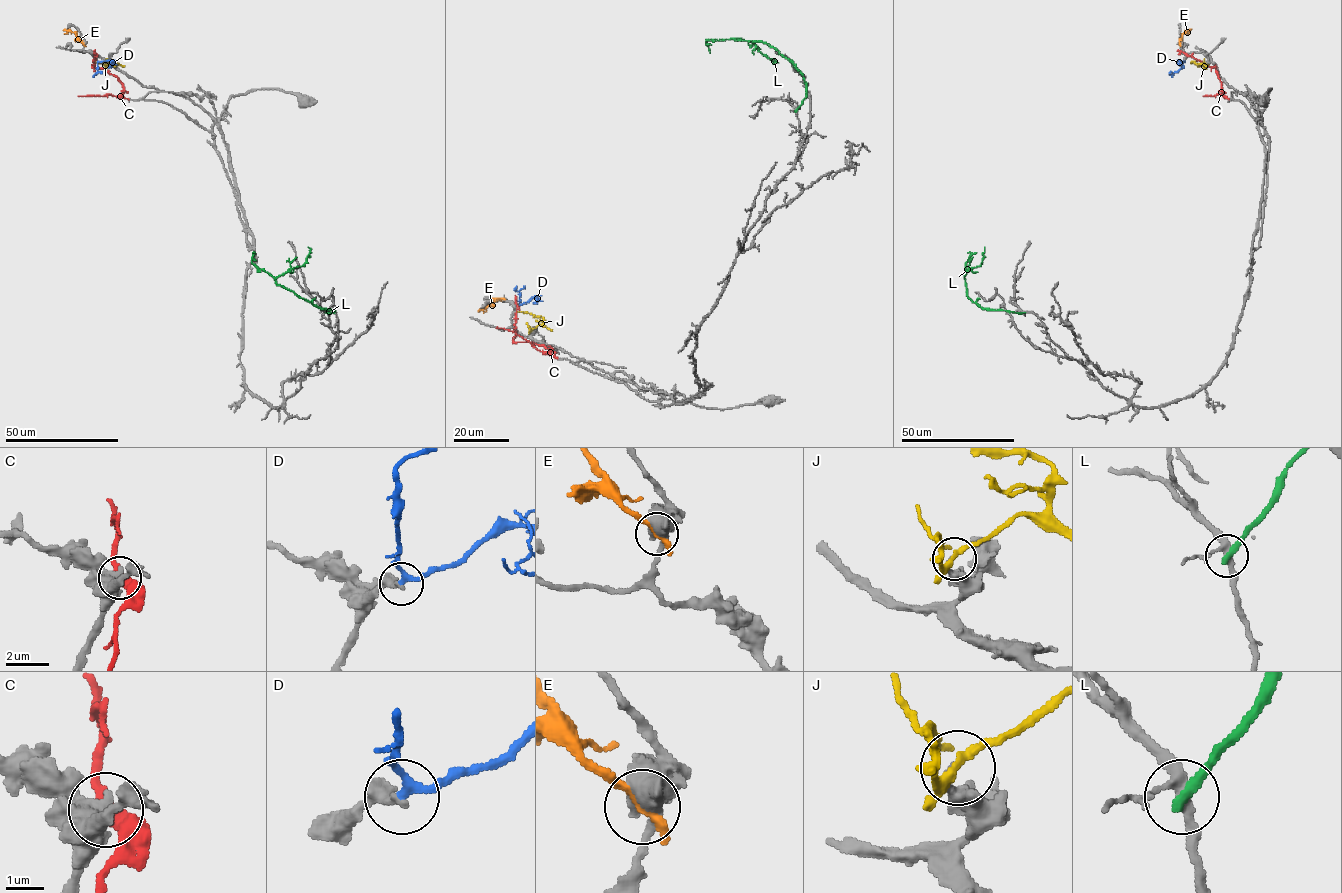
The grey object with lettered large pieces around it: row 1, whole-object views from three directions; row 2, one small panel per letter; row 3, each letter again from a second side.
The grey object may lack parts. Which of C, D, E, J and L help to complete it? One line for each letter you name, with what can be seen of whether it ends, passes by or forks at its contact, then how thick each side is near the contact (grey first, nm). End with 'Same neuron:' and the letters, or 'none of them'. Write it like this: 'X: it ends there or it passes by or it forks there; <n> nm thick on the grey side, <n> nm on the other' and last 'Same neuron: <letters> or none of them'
C: it passes by; 800 nm thick on the grey side, 420 nm on the other
Same neuron: C

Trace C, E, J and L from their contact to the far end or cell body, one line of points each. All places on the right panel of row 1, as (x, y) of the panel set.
C: (1185, 54), (1216, 67), (1223, 96), (1204, 96)
E: (1180, 44), (1179, 39), (1189, 30)
J: (1205, 64), (1191, 62)
L: (1024, 312), (987, 310), (967, 296), (964, 276), (970, 268), (982, 263), (984, 246)

